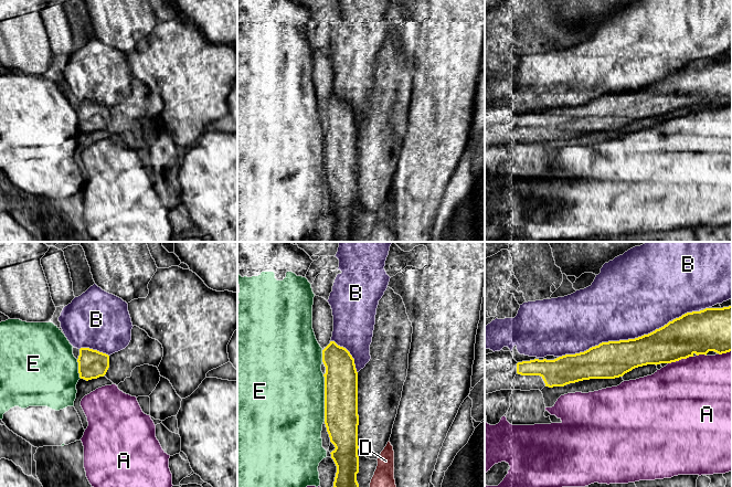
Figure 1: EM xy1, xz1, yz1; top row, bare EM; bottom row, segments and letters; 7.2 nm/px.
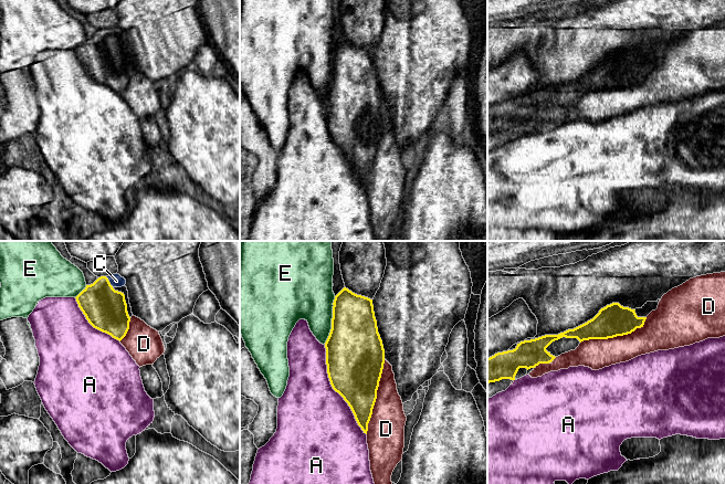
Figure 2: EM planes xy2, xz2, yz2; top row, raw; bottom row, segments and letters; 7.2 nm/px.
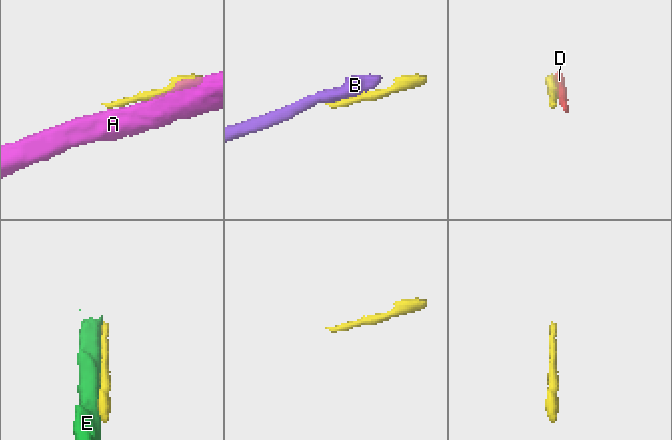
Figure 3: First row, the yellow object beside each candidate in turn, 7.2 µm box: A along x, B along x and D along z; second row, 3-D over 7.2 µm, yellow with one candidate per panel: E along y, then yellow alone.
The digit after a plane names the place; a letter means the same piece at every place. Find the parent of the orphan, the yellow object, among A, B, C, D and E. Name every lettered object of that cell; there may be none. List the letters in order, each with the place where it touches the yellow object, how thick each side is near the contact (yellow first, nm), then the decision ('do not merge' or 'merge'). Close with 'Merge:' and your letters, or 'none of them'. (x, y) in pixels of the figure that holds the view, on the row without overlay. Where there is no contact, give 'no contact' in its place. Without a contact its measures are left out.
A: contact xz2 (335, 143); calibres 420 and 500 nm; do not merge
B: contact yz1 (614, 94); calibres 280 and 480 nm; do not merge
C: contact xy2 (108, 34); calibres 300 and 100 nm; merge
D: contact xz2 (376, 149); calibres 380 and 280 nm; do not merge
E: contact xz2 (332, 73); calibres 400 and 360 nm; do not merge
Merge: C

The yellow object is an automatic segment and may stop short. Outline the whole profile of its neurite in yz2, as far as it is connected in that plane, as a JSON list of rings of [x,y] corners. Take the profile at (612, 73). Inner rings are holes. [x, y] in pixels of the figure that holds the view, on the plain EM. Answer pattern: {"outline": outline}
{"outline": [[[612,55],[601,61],[599,65],[587,75],[574,81],[568,82],[558,87],[545,87],[535,92],[524,93],[517,96],[513,103],[497,105],[494,108],[487,111],[487,136],[500,134],[502,131],[515,133],[515,128],[519,120],[535,120],[539,116],[549,116],[556,109],[546,103],[546,101],[555,93],[563,90],[577,91],[580,95],[589,92],[608,92],[617,88],[623,88],[631,86],[637,81],[641,81],[644,77],[647,70],[638,70],[635,62],[623,60],[619,55]]]}

